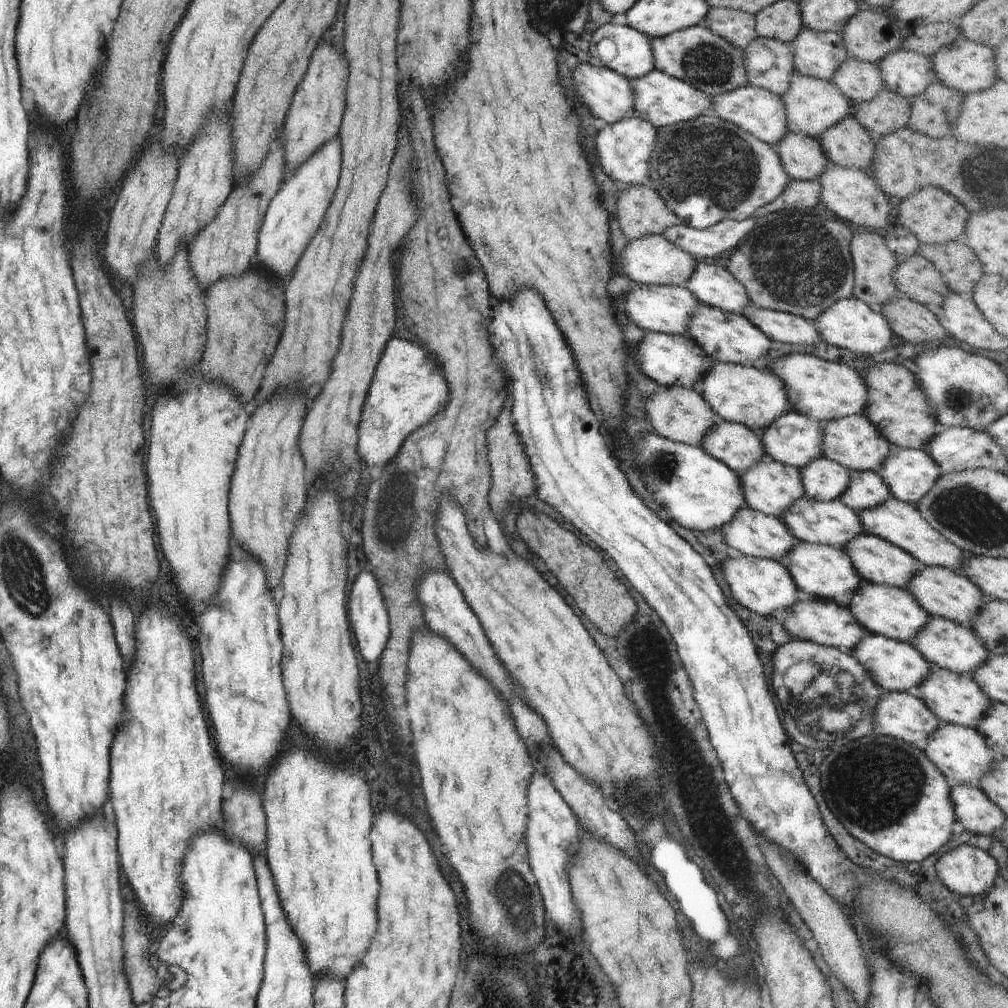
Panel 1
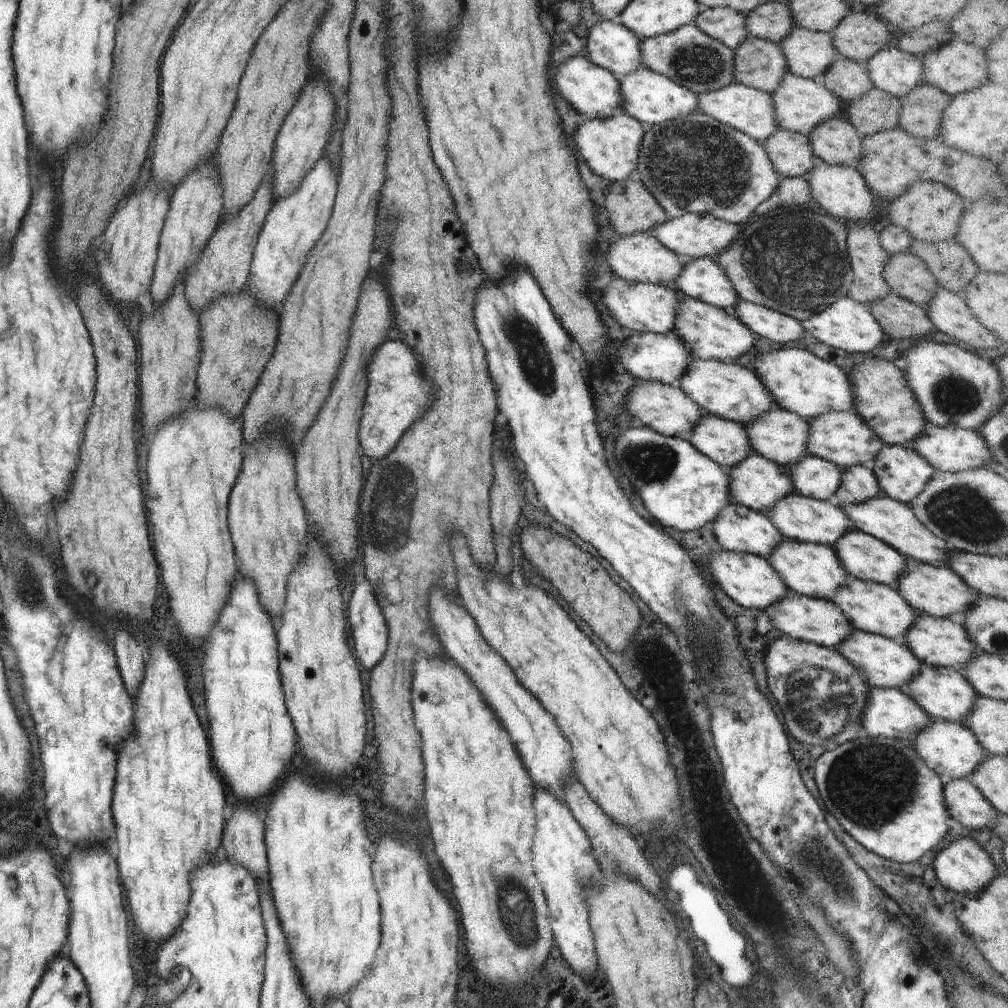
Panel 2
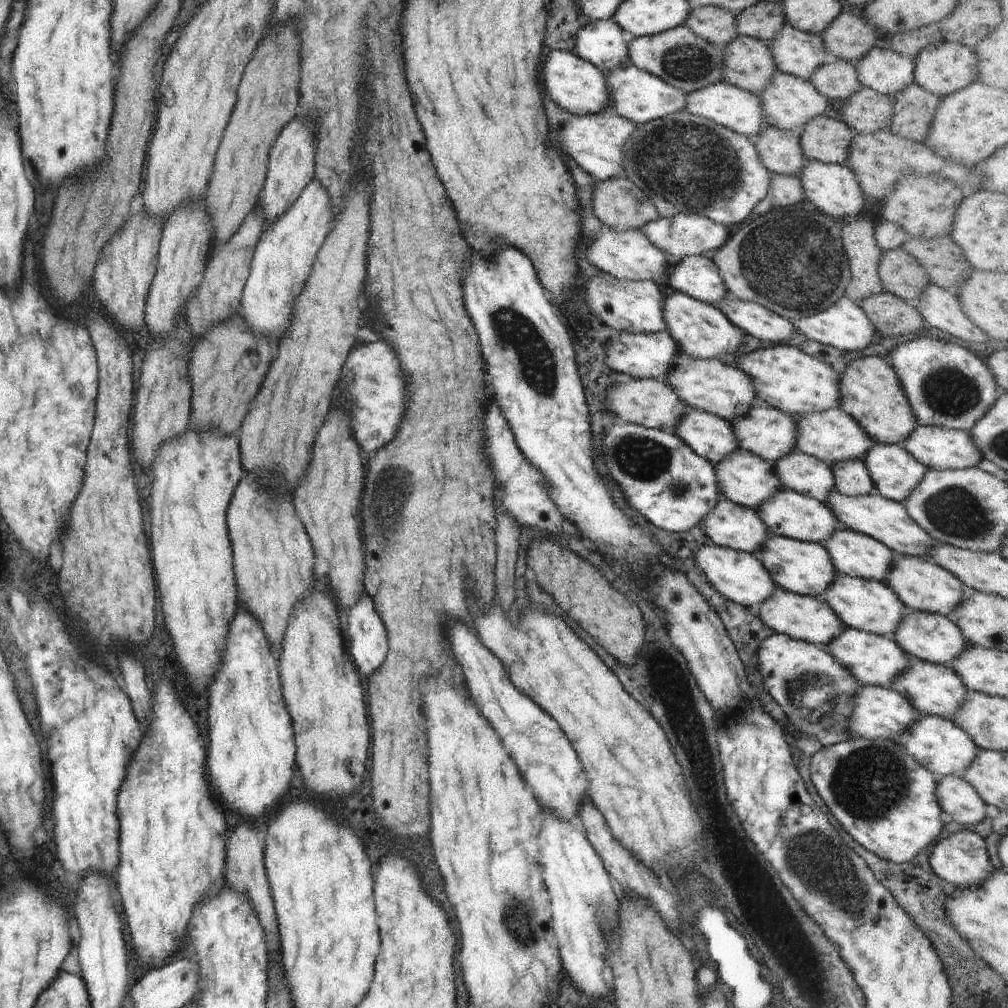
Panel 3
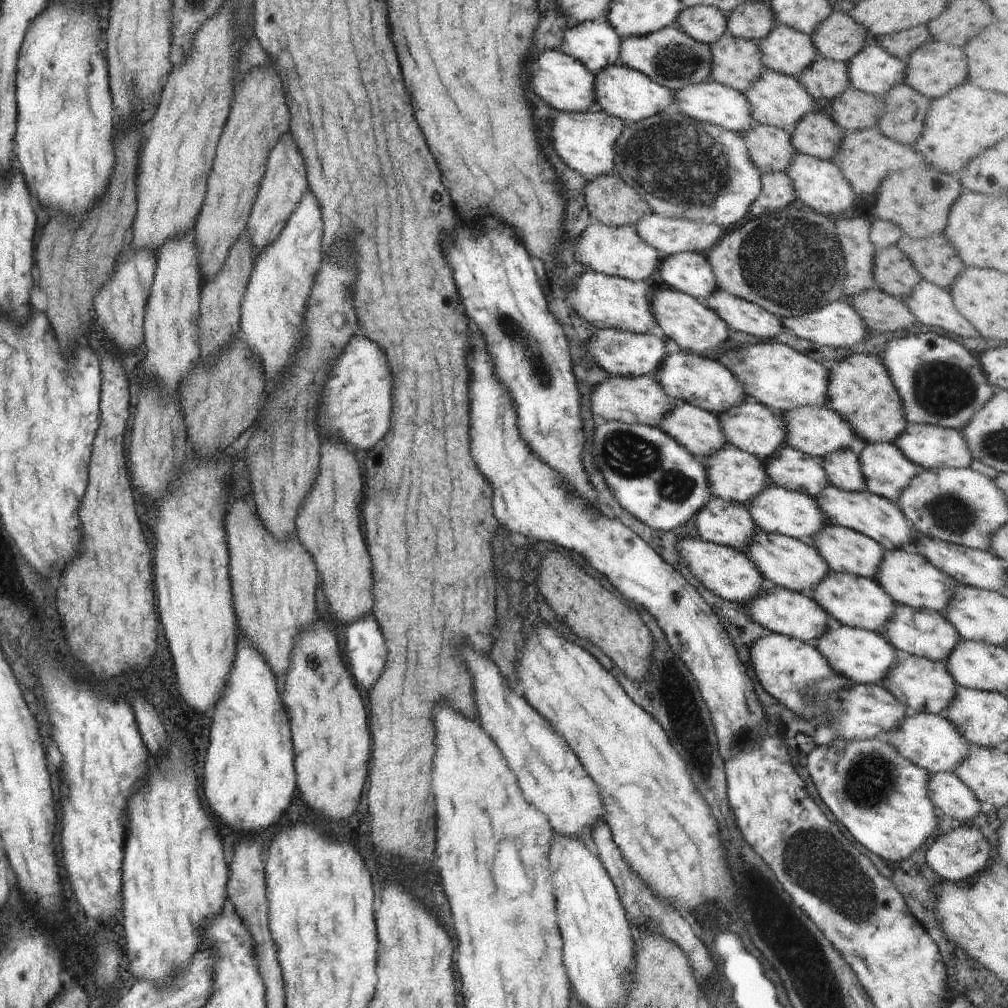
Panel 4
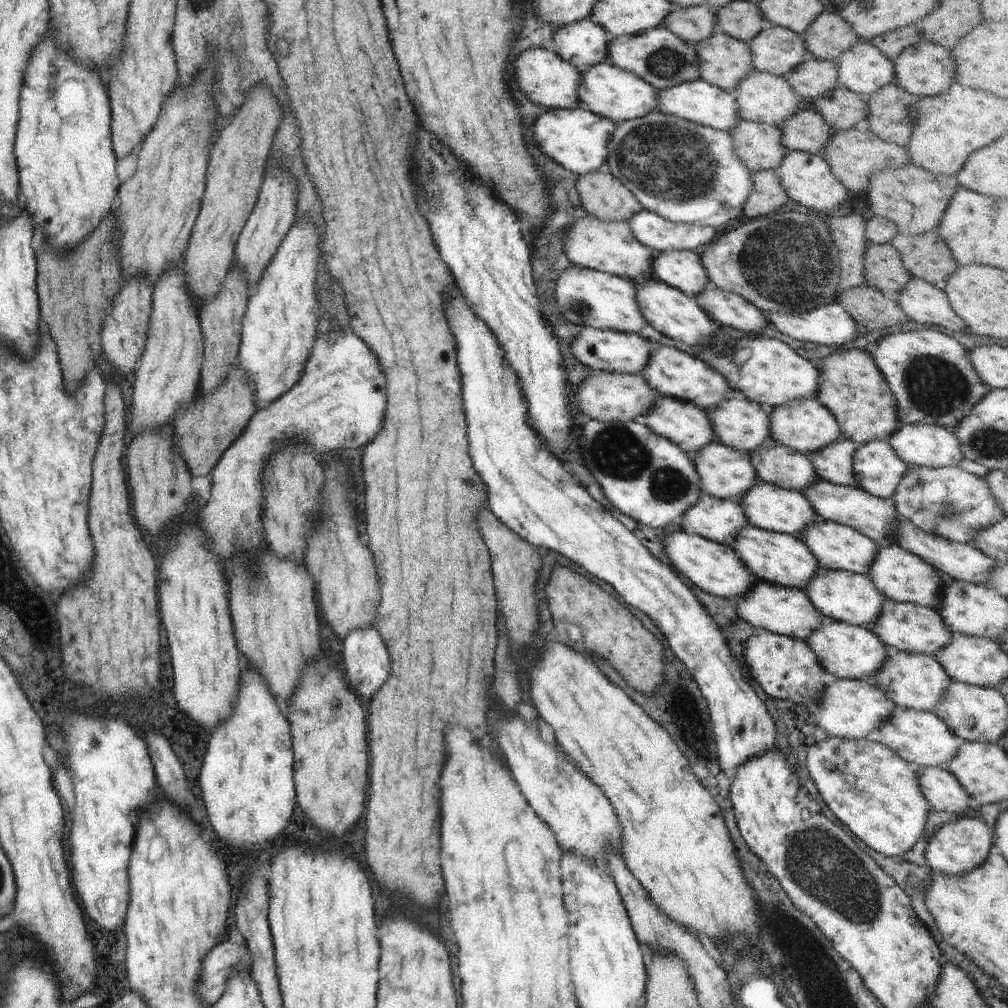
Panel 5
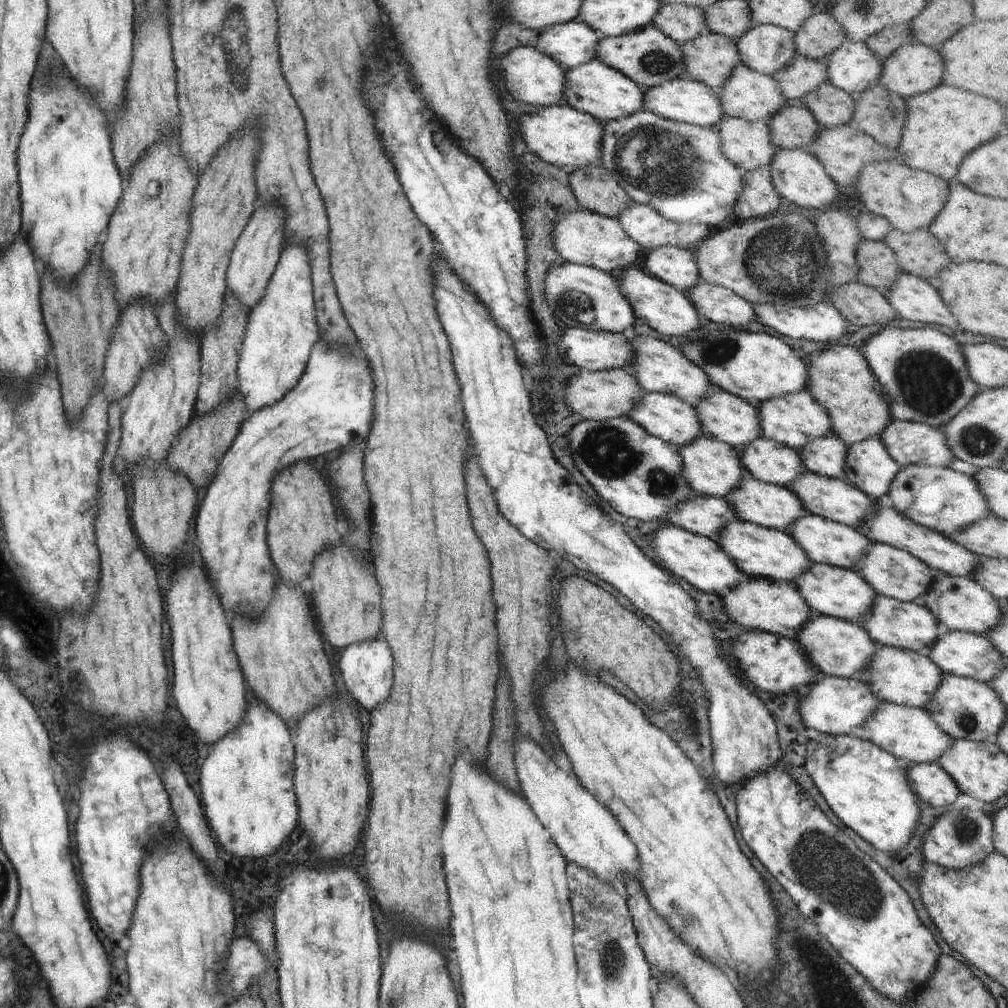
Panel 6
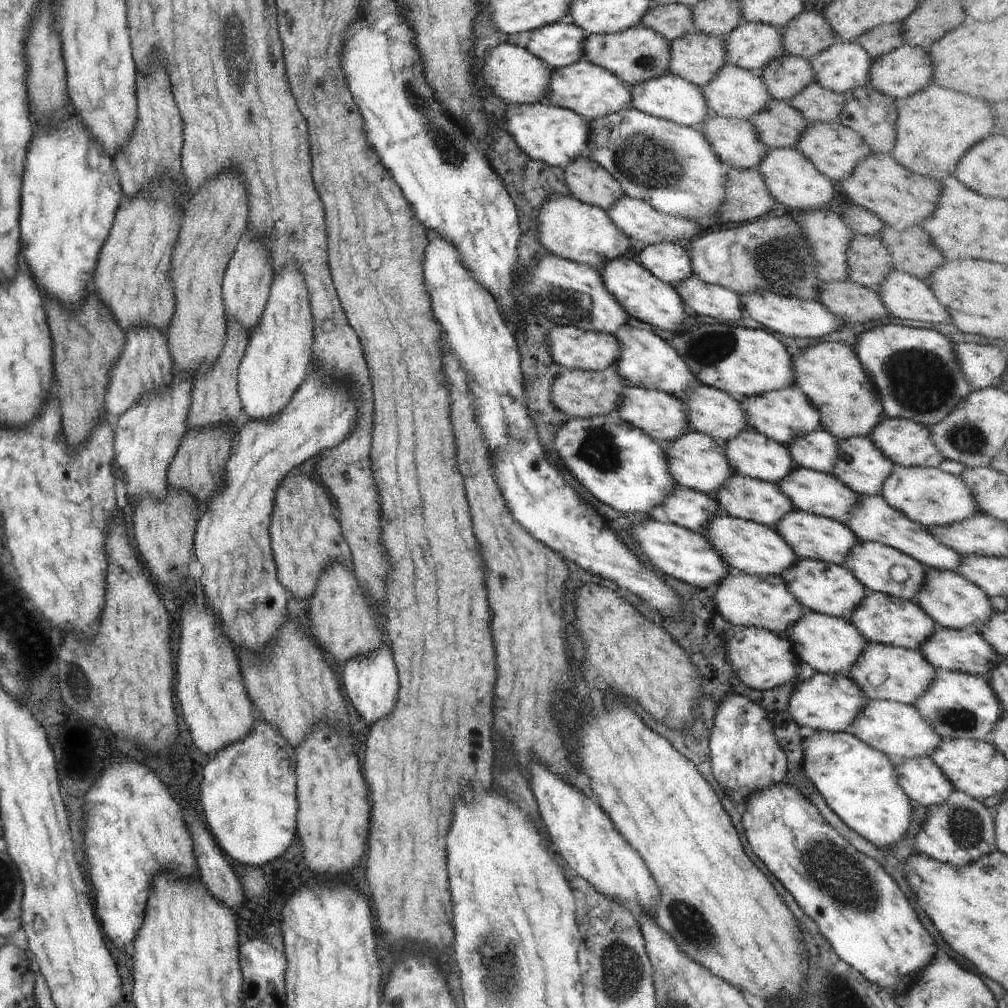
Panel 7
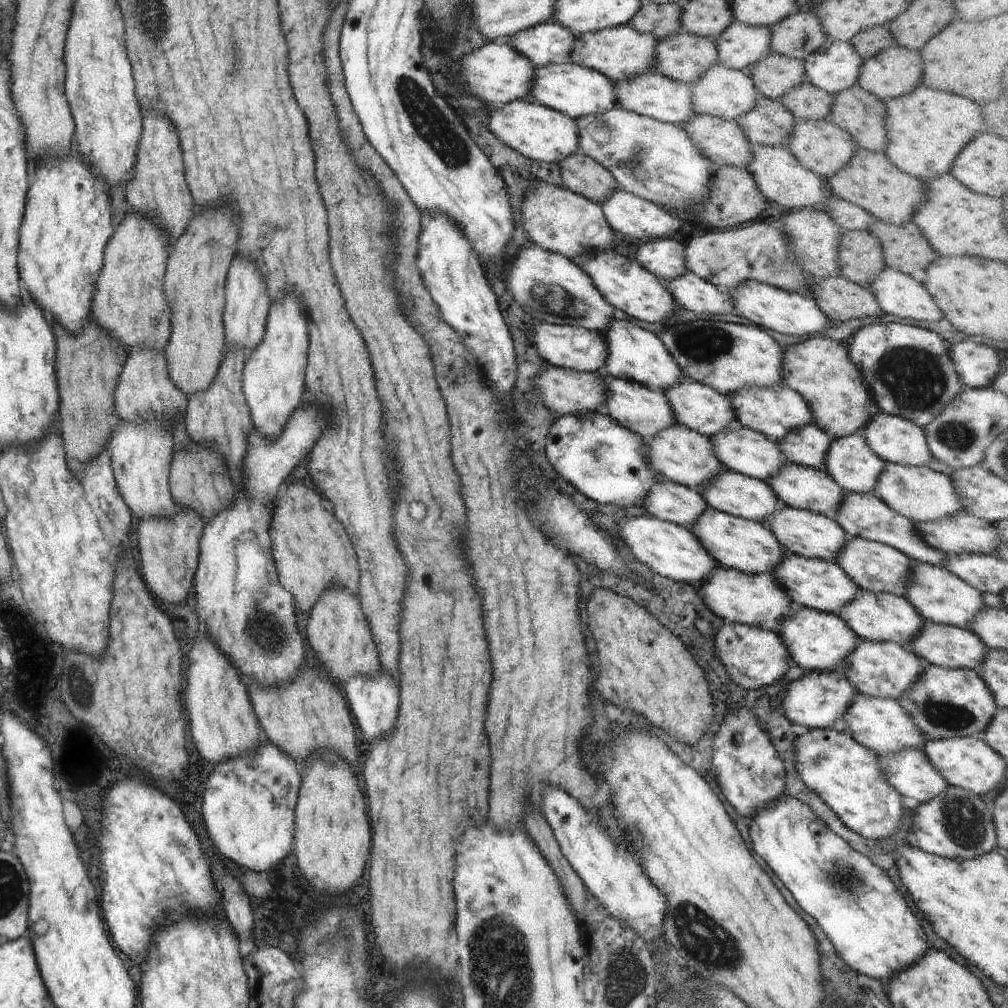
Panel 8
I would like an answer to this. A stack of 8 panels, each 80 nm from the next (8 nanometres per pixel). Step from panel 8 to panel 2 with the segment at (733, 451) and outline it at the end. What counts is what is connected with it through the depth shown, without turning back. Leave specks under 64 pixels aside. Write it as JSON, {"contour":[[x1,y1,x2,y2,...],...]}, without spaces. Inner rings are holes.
{"contour":[[810,454,801,456,792,466,788,466,788,468,794,492,800,493,805,497,823,501,833,500,833,494,838,490,842,482,841,468,837,467,834,463]]}

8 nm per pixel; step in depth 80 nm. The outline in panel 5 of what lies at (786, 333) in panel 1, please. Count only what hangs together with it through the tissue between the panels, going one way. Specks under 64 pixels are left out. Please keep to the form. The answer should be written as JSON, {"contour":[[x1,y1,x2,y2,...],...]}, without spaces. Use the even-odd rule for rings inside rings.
{"contour":[[708,280,702,293,694,296,705,313,716,323,758,334,768,323,766,314,743,296,726,292]]}

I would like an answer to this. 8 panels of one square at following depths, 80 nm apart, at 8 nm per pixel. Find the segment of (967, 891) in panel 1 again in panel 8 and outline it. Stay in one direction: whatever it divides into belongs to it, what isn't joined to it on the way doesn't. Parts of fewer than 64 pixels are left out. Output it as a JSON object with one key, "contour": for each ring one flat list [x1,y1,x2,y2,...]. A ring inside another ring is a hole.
{"contour":[[948,785,934,798,920,803,912,818,912,830,918,847,930,854,951,859,970,860,998,849,992,816,993,802,986,803,980,795]]}

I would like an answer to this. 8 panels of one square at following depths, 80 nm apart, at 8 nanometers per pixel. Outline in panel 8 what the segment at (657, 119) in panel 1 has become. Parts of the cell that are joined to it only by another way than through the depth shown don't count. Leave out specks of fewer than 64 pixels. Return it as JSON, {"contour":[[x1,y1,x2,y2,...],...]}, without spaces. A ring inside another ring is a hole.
{"contour":[[574,62,552,63,543,67,535,67,529,94,530,99,542,106,576,119,581,116,597,115,616,105,613,84,601,72]]}

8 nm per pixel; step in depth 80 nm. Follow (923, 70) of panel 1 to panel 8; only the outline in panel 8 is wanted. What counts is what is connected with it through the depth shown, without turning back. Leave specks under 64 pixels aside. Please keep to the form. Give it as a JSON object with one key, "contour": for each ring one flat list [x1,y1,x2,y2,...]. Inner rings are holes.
{"contour":[[828,38,802,62,806,80,828,94,837,95,857,82,864,60,850,43]]}

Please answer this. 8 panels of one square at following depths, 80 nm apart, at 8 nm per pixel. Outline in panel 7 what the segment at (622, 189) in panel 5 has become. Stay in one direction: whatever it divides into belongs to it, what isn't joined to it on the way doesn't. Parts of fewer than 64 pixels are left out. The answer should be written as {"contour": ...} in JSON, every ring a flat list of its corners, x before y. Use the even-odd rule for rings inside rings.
{"contour":[[588,157,568,163,563,175,570,194,583,203,600,207,604,212,624,195,615,177]]}

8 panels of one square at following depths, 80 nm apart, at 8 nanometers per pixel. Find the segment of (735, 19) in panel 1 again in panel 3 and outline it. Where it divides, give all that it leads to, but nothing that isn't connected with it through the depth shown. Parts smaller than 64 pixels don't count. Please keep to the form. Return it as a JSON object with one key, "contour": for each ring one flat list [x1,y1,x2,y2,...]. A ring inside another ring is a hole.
{"contour":[[708,5,691,9,685,25,700,38,723,49,738,35,735,32,735,18,729,10]]}

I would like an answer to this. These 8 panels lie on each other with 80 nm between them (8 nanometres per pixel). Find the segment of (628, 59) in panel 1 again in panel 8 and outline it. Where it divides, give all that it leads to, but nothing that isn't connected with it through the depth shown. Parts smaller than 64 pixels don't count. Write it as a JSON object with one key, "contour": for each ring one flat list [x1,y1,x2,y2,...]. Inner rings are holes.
{"contour":[[556,20,541,22,517,32,513,43,516,52,522,53,535,67,552,63,571,62,570,54,576,38]]}

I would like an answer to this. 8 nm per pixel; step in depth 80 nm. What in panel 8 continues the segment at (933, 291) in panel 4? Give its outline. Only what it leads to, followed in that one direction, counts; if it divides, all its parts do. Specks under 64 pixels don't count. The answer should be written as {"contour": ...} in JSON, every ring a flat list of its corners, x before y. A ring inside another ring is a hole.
{"contour":[[884,266,875,276,869,289,886,314,928,322,936,322,944,317,924,288,922,279,916,280,888,266]]}

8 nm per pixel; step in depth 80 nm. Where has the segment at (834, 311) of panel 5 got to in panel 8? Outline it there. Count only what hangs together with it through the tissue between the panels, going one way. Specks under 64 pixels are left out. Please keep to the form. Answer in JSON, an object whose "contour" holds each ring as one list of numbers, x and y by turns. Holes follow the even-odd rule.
{"contour":[[755,280,738,283,730,292,733,300,733,314,744,316,760,328,776,330,780,334,796,334,796,336,814,336,828,325,827,316,818,308,810,294,788,292,784,289]]}

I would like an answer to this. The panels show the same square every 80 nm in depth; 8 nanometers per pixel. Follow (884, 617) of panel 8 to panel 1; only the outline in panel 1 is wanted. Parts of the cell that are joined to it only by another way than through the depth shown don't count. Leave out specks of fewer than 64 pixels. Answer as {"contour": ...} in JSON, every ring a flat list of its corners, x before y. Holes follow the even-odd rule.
{"contour":[[929,616,925,627,921,628,912,644,931,666,963,675,972,674,982,663,992,657,970,626,961,625,939,616]]}

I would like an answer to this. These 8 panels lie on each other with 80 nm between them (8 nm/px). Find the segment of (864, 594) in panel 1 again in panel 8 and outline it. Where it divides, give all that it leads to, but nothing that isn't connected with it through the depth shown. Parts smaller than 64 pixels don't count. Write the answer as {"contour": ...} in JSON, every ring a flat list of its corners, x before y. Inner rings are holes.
{"contour":[[785,551,781,561,770,572,777,583,786,591,795,605,816,609,820,612,834,613,848,604,860,590,857,584,835,563,824,559,809,559]]}

